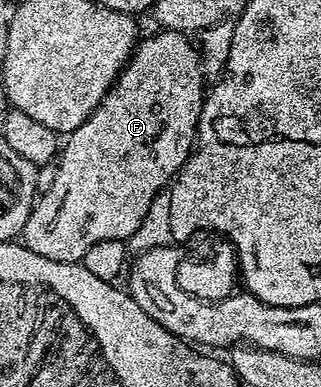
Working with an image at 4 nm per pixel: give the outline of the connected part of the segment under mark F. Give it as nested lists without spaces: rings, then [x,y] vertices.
[[[161,28],[155,32],[157,34],[152,34],[149,38],[141,37],[137,41],[132,57],[129,58],[124,69],[117,76],[116,83],[108,89],[106,96],[98,104],[98,108],[77,130],[67,135],[58,154],[58,176],[54,179],[54,184],[50,184],[50,192],[40,194],[37,197],[36,204],[24,225],[22,244],[26,248],[30,248],[30,252],[38,252],[38,256],[46,256],[46,260],[83,263],[86,252],[89,248],[94,248],[94,244],[110,240],[127,240],[131,234],[138,232],[138,224],[142,224],[142,219],[146,216],[146,211],[150,208],[154,196],[162,193],[186,164],[189,154],[192,153],[192,147],[196,145],[196,125],[200,119],[200,109],[206,93],[206,75],[202,65],[202,55],[197,43],[193,39],[191,42],[188,39],[191,37],[187,33]]]

